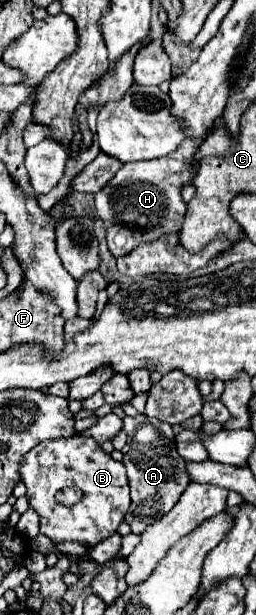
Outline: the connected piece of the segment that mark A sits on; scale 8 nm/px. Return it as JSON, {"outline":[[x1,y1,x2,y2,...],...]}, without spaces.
{"outline":[[135,415,123,419,123,429,129,437,123,447,123,465,131,487,131,507,125,513,125,523,131,525,131,533,141,535,147,525,163,517,179,501,181,493,189,485,189,475,185,471,185,461,181,461,173,445,175,433,169,423,147,415]]}

